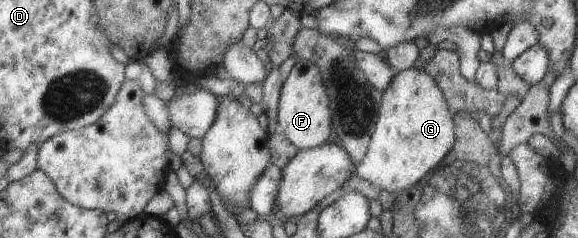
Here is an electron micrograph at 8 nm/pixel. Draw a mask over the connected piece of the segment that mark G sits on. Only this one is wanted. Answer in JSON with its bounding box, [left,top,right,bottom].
[355,69,454,196]

